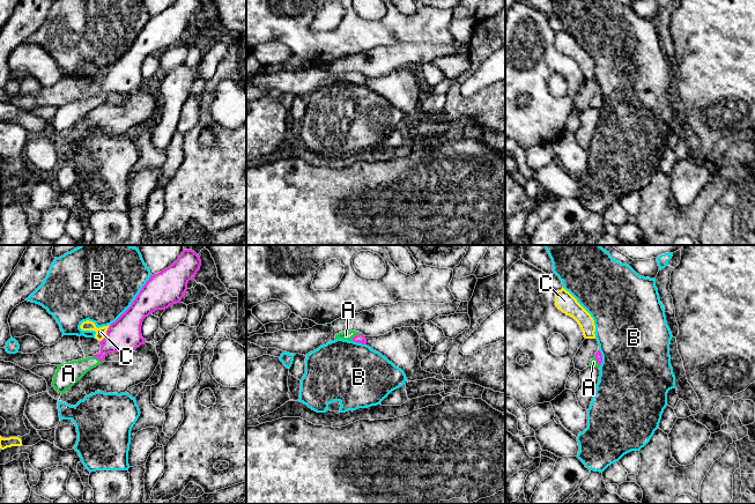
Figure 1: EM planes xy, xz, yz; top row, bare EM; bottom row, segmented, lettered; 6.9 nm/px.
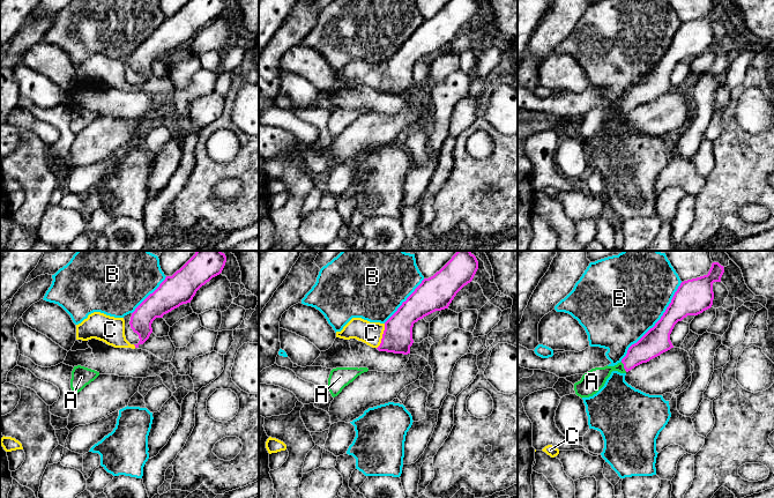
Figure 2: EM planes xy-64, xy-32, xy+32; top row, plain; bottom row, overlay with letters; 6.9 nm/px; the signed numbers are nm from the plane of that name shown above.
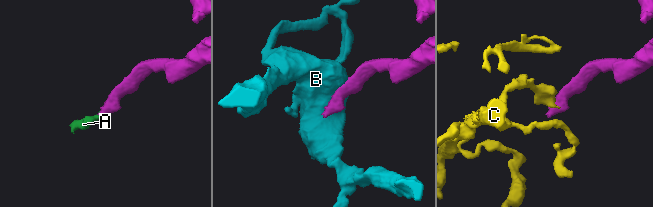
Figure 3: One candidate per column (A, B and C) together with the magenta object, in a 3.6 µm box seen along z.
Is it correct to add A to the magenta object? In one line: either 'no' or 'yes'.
yes

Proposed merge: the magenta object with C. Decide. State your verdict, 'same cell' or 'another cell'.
another cell

